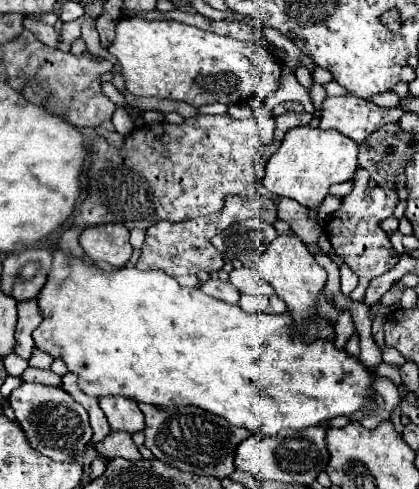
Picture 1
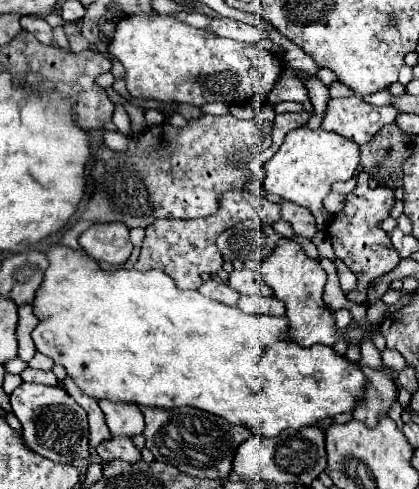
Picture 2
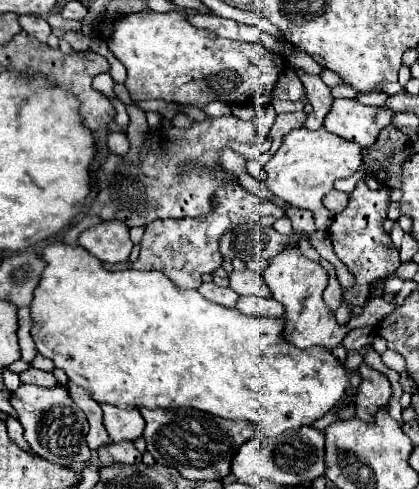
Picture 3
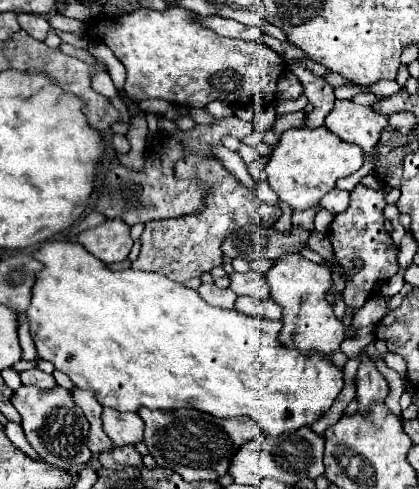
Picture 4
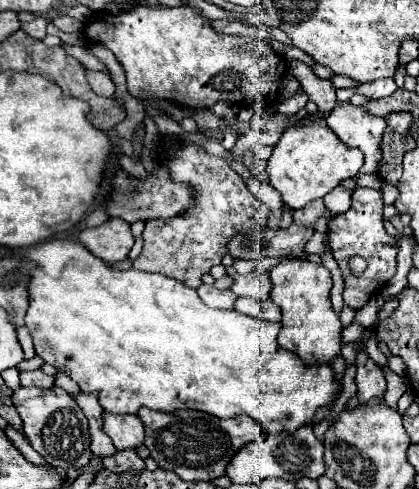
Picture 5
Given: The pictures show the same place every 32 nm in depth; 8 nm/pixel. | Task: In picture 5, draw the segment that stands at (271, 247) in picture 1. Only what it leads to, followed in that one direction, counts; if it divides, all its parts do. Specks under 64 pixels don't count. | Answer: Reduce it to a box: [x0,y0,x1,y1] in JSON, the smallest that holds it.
[270,258,344,364]

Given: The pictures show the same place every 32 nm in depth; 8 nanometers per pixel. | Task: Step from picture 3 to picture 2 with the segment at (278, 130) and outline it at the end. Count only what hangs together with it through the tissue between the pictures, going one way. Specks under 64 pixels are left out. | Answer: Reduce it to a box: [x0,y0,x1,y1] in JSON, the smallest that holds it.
[259,111,310,164]

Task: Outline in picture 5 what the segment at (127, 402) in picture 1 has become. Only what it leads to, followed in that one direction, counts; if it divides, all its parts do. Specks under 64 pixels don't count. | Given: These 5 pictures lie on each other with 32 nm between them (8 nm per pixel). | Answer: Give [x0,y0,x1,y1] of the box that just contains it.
[104,412,144,450]

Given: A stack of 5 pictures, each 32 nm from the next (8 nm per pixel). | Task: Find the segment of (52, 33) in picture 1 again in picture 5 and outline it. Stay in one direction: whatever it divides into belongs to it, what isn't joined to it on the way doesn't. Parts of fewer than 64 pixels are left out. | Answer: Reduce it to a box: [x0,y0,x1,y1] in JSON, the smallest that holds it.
[18,12,48,40]

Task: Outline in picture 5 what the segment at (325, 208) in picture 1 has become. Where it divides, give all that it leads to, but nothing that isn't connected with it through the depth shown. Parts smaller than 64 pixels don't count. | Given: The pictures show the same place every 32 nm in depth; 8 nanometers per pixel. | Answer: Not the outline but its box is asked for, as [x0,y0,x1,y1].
[324,188,352,214]

